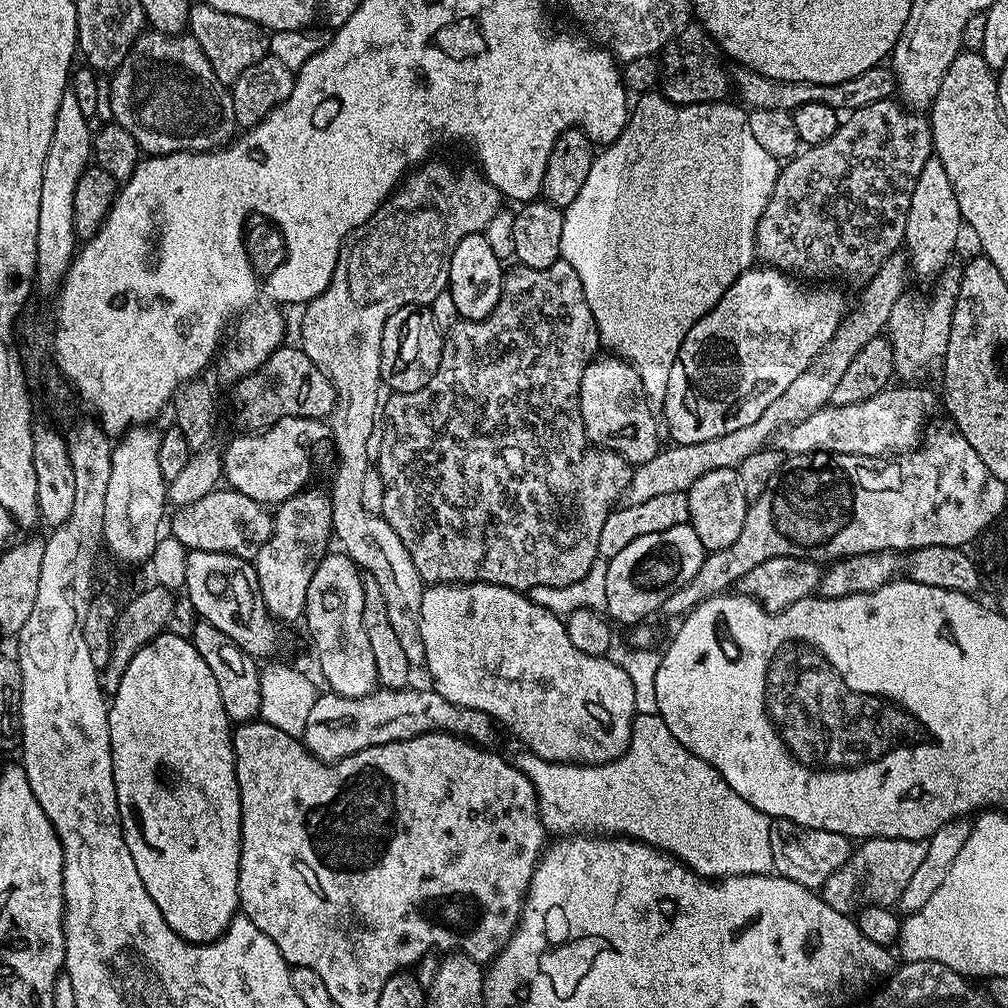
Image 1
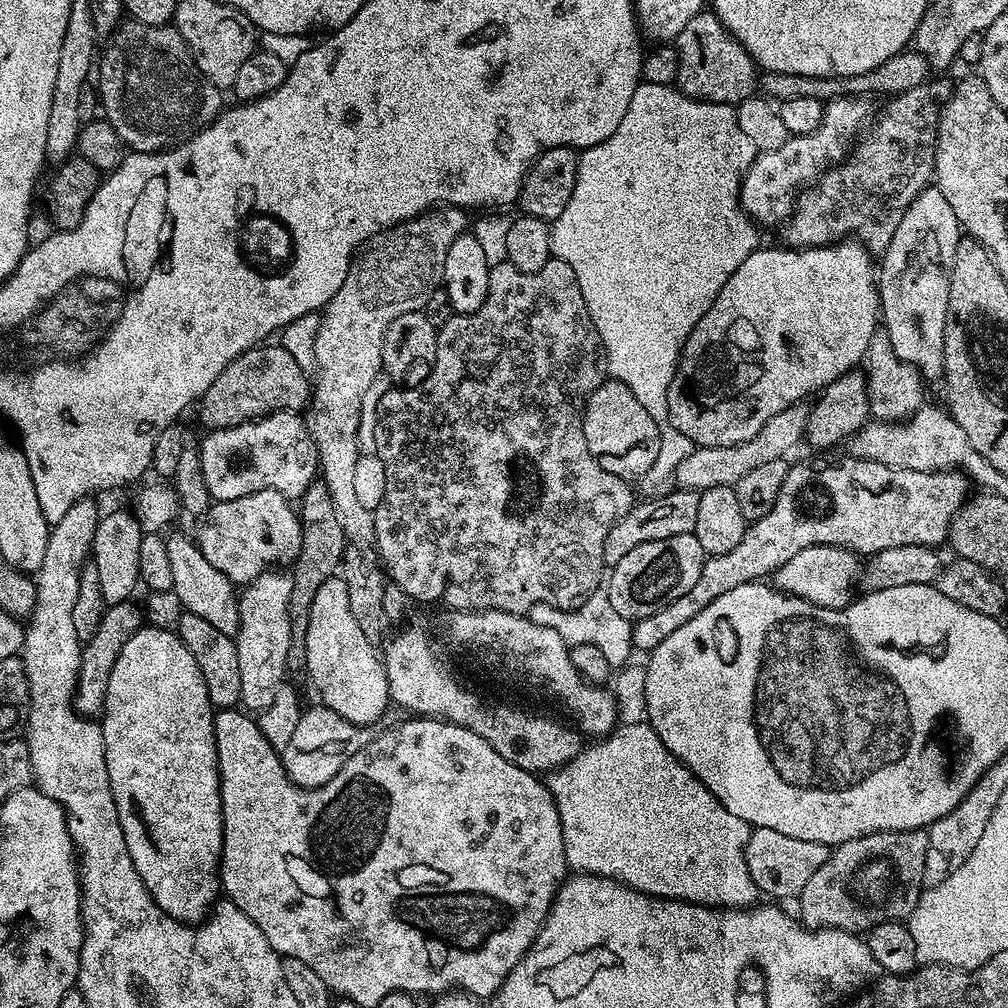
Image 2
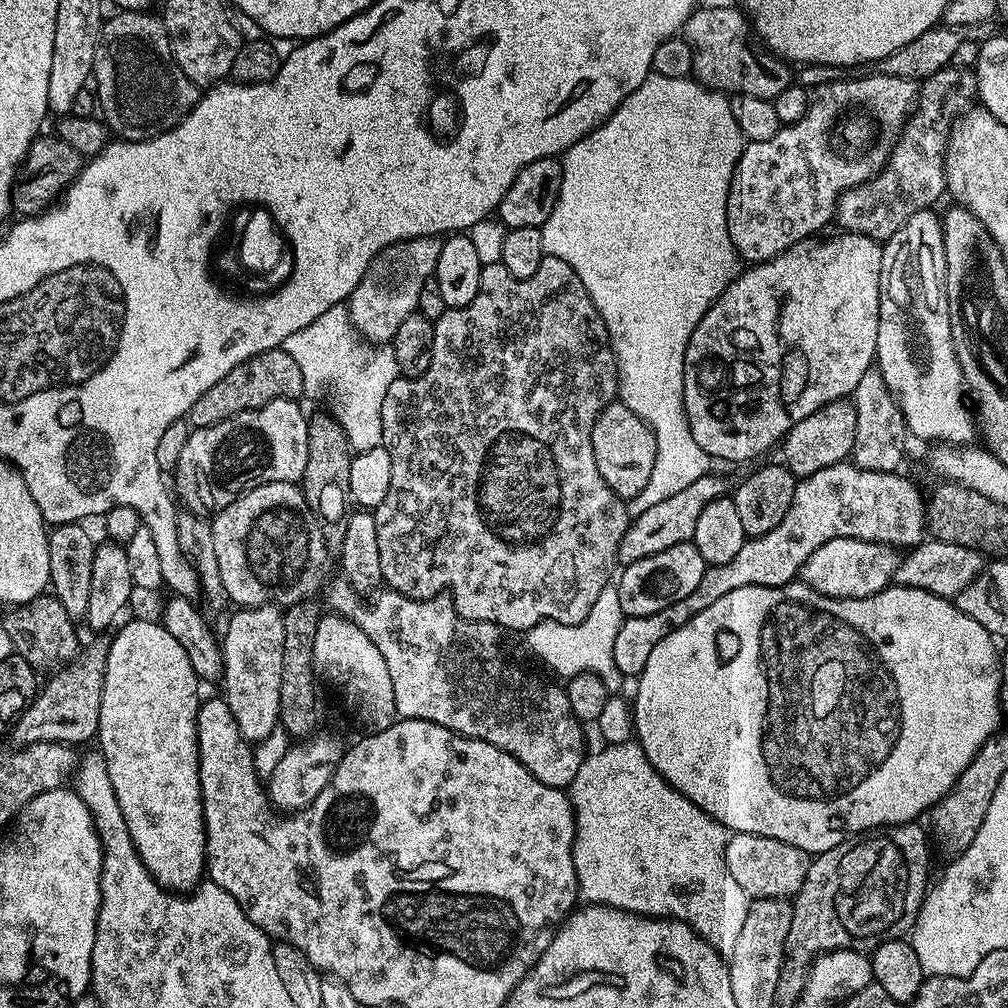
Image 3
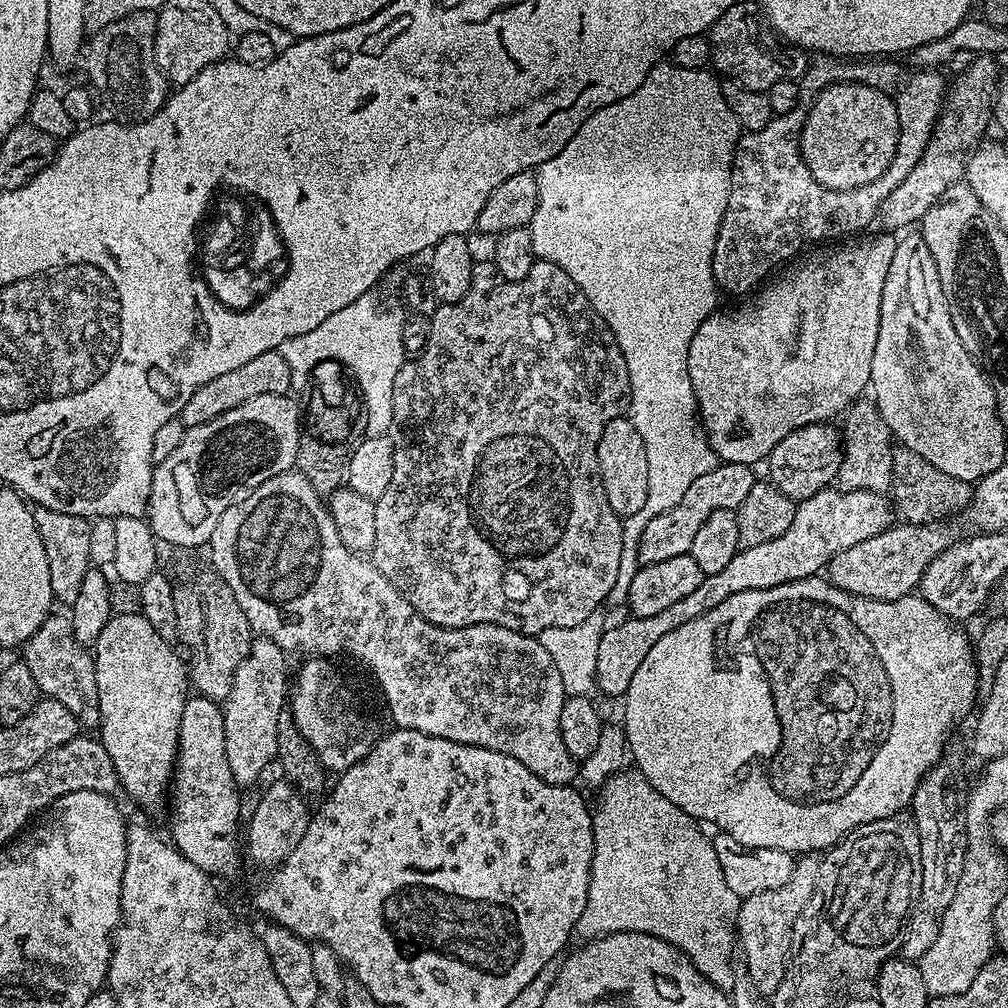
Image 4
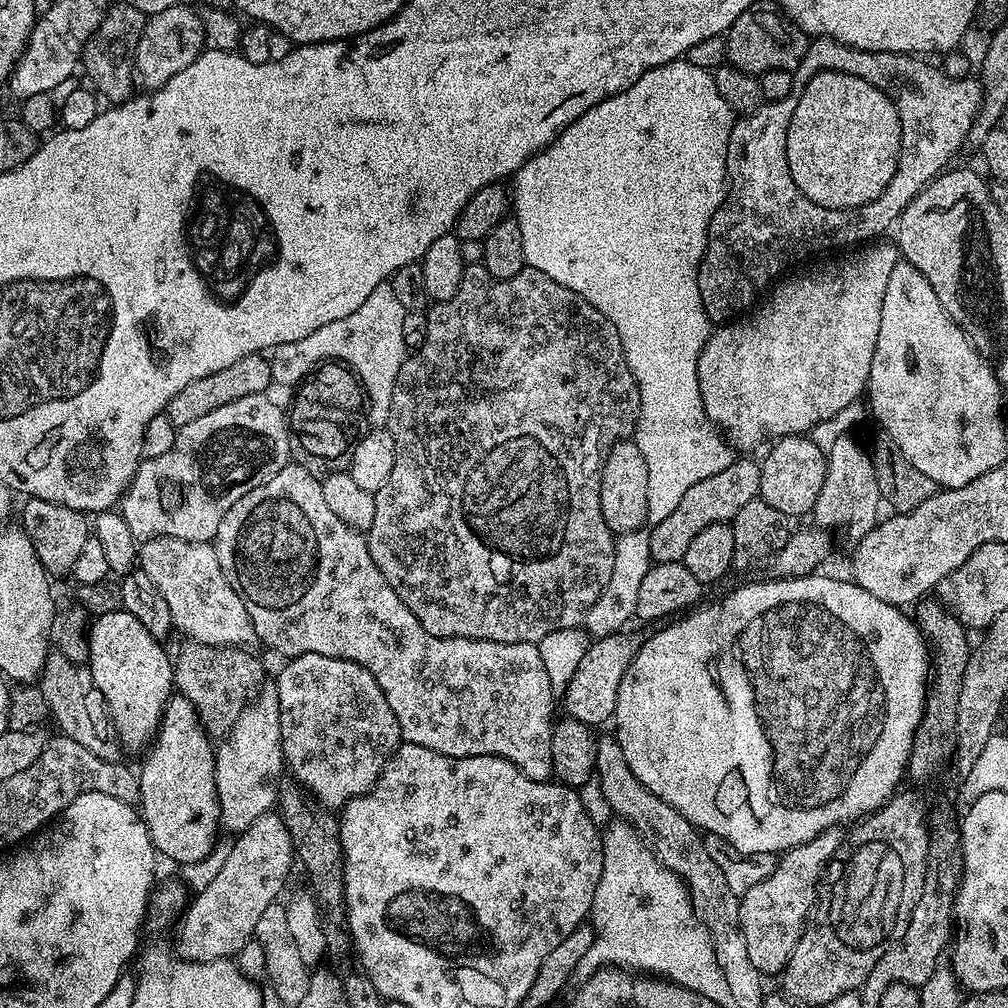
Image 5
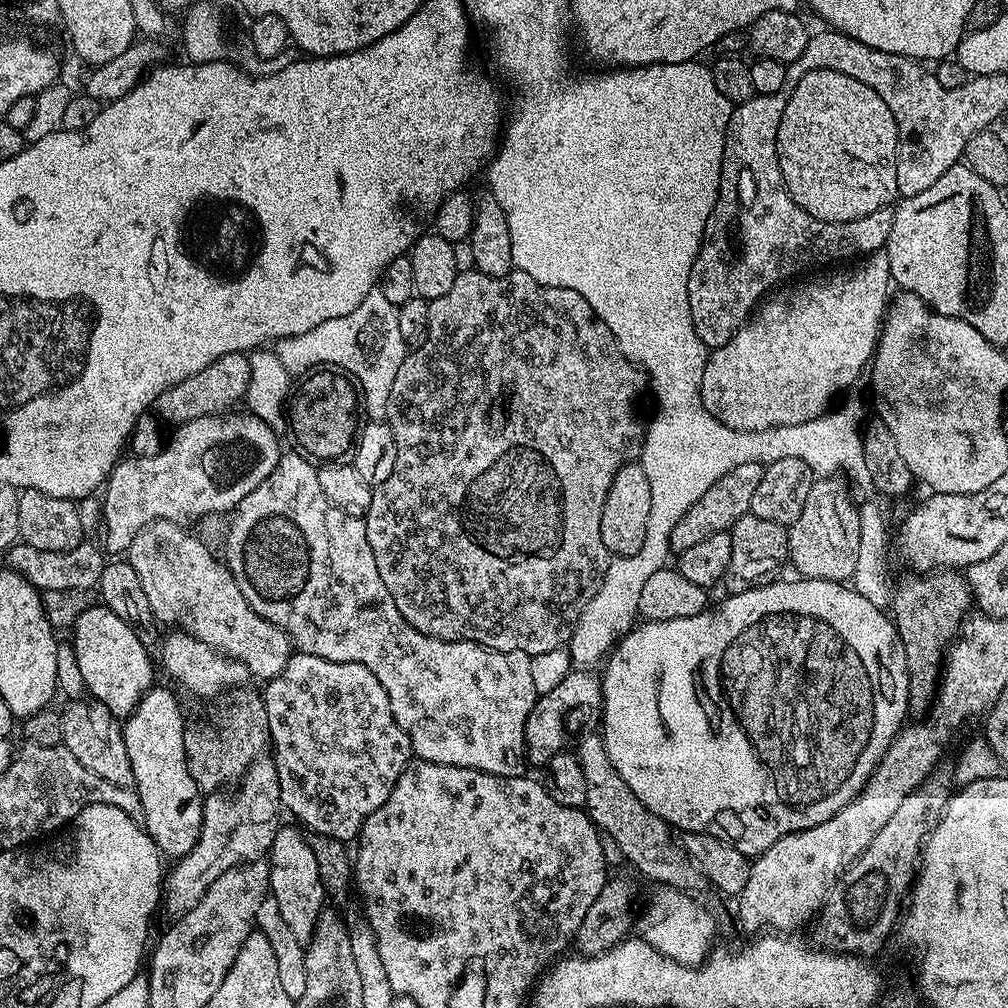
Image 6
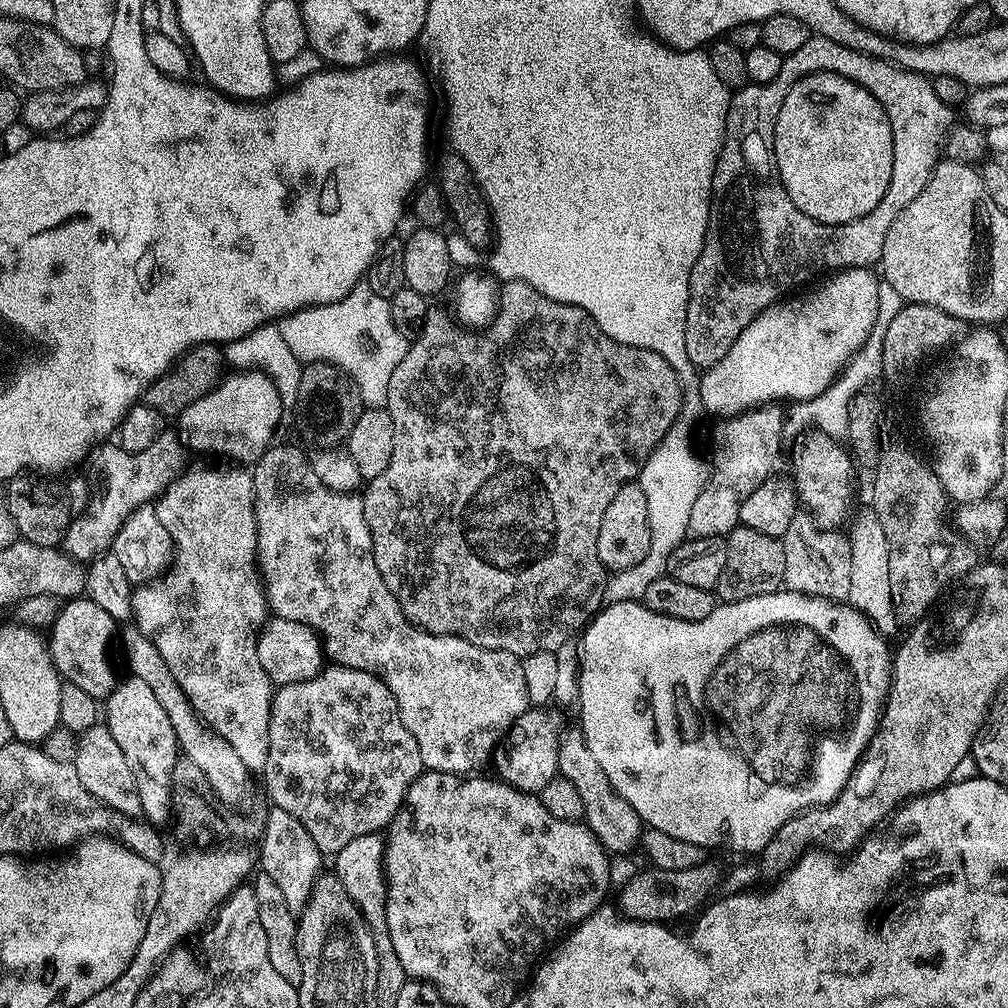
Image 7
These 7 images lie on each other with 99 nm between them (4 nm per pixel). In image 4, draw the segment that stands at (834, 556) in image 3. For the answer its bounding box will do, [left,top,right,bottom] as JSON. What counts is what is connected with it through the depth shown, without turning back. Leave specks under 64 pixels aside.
[827,522,954,600]

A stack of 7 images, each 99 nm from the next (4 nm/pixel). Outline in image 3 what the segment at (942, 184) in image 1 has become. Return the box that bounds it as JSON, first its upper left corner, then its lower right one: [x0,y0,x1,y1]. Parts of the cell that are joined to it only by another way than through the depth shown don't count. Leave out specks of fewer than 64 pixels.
[875,210,978,446]

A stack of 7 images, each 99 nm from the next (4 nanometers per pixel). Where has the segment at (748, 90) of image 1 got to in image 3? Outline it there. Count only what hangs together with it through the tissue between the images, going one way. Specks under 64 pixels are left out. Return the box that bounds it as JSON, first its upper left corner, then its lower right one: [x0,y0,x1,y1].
[798,23,994,89]

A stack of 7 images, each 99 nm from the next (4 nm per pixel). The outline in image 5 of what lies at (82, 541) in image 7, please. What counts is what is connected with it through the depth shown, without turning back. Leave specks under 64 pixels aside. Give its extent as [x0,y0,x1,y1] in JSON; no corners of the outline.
[118,394,294,543]

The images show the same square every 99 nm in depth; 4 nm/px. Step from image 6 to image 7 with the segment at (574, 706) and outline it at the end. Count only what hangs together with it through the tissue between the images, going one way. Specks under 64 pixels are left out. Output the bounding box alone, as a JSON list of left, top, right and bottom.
[495,706,566,794]

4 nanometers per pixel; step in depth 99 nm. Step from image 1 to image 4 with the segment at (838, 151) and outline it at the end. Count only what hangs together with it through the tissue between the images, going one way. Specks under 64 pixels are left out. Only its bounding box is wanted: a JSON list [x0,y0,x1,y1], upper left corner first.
[878,54,1001,230]

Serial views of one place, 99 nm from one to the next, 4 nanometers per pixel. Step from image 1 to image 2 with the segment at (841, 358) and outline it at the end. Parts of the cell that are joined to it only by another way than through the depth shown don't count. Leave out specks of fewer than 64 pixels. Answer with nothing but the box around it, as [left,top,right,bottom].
[674,402,809,493]

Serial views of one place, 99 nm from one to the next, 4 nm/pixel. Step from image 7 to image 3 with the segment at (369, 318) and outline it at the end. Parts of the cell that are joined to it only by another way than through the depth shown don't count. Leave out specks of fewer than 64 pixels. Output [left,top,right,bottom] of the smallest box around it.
[282,304,400,453]

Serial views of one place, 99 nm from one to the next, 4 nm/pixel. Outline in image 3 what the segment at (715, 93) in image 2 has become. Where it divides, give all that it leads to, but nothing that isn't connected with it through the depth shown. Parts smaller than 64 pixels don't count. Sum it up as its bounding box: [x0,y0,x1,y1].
[682,4,794,100]

